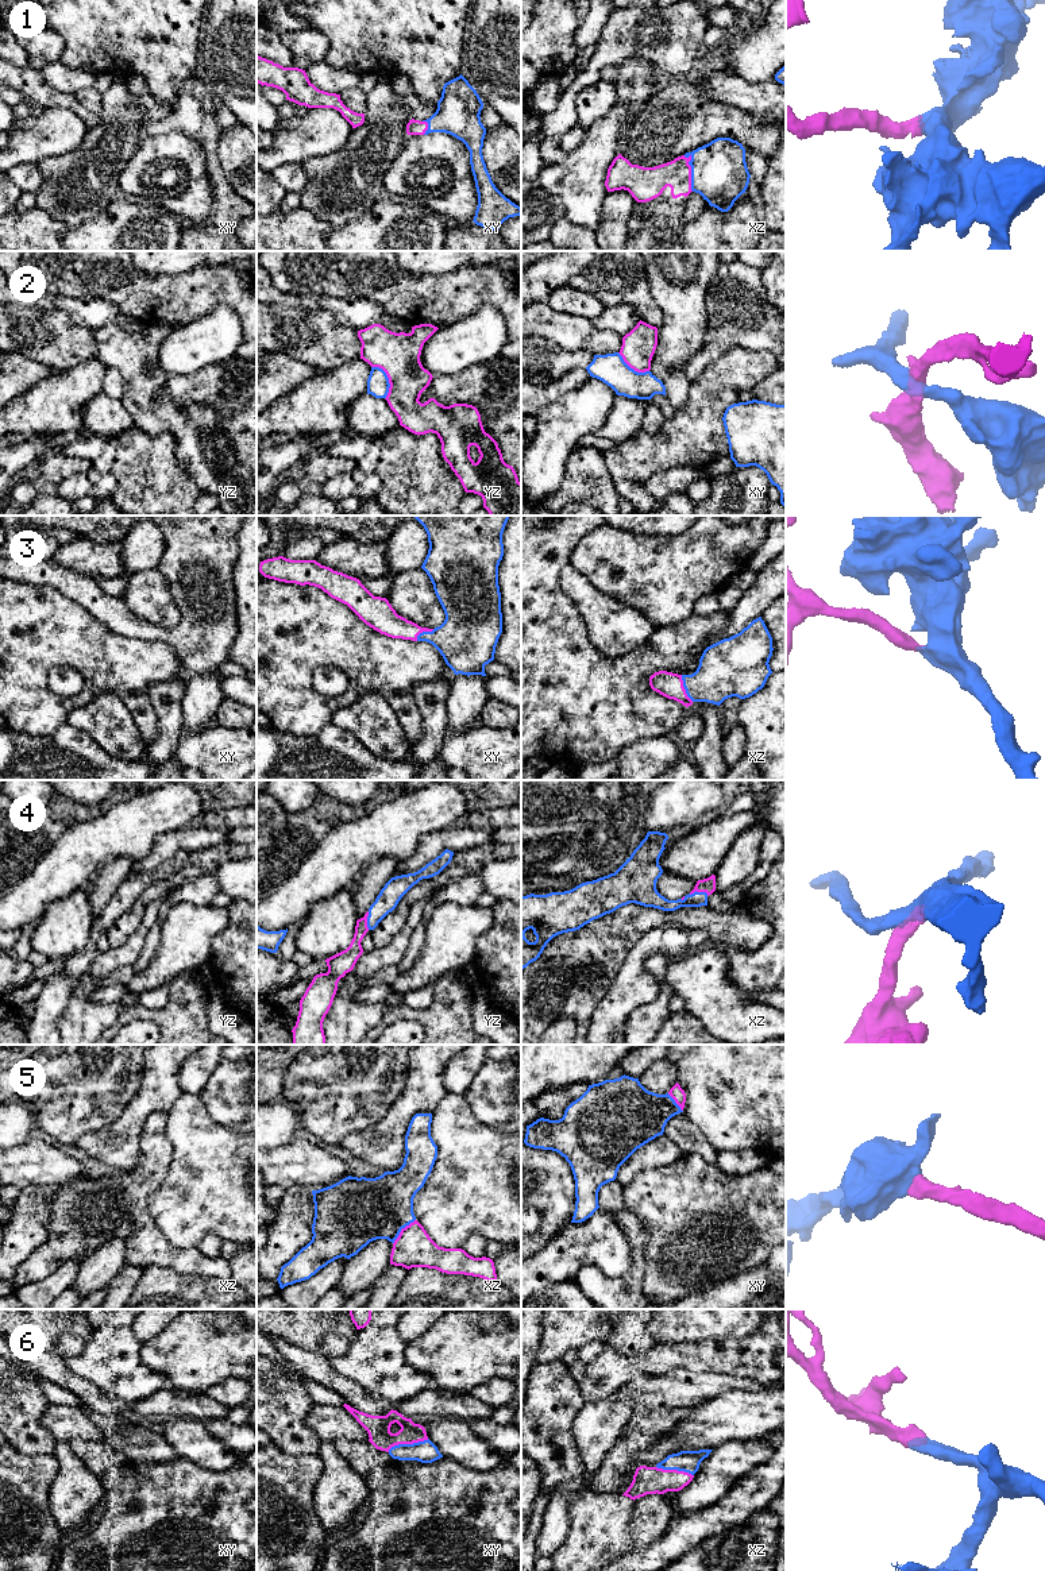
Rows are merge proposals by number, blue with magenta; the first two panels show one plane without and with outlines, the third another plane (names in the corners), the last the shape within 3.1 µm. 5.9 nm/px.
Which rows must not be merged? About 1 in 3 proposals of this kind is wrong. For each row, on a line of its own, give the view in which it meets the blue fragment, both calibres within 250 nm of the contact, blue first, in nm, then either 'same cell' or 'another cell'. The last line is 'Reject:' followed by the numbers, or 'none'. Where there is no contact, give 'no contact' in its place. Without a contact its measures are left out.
1: meets blue in xz; 340 nm thick on the blue side, 180 nm on the other; same cell
2: meets blue in yz; 130 nm thick on the blue side, 260 nm on the other; another cell
3: meets blue in xz; 300 nm thick on the blue side, 150 nm on the other; same cell
4: meets blue in xz; 90 nm thick on the blue side, 90 nm on the other; same cell
5: meets blue in xz; 380 nm thick on the blue side, 240 nm on the other; same cell
6: meets blue in xy; 130 nm thick on the blue side, 140 nm on the other; same cell
Reject: 2

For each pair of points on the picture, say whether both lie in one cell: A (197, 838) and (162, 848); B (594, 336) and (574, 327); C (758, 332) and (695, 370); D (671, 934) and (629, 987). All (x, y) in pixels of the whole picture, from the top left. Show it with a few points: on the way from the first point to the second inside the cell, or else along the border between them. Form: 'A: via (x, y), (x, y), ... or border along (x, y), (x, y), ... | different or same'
A: via (189, 838), (181, 838), (170, 844) | same
B: via (589, 336), (583, 336), (579, 332) | same
C: via (741, 332), (729, 332), (708, 354) | same
D: via (656, 941), (635, 961), (633, 972) | same

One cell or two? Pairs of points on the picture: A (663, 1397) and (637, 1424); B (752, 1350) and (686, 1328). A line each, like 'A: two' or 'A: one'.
A: two
B: two

